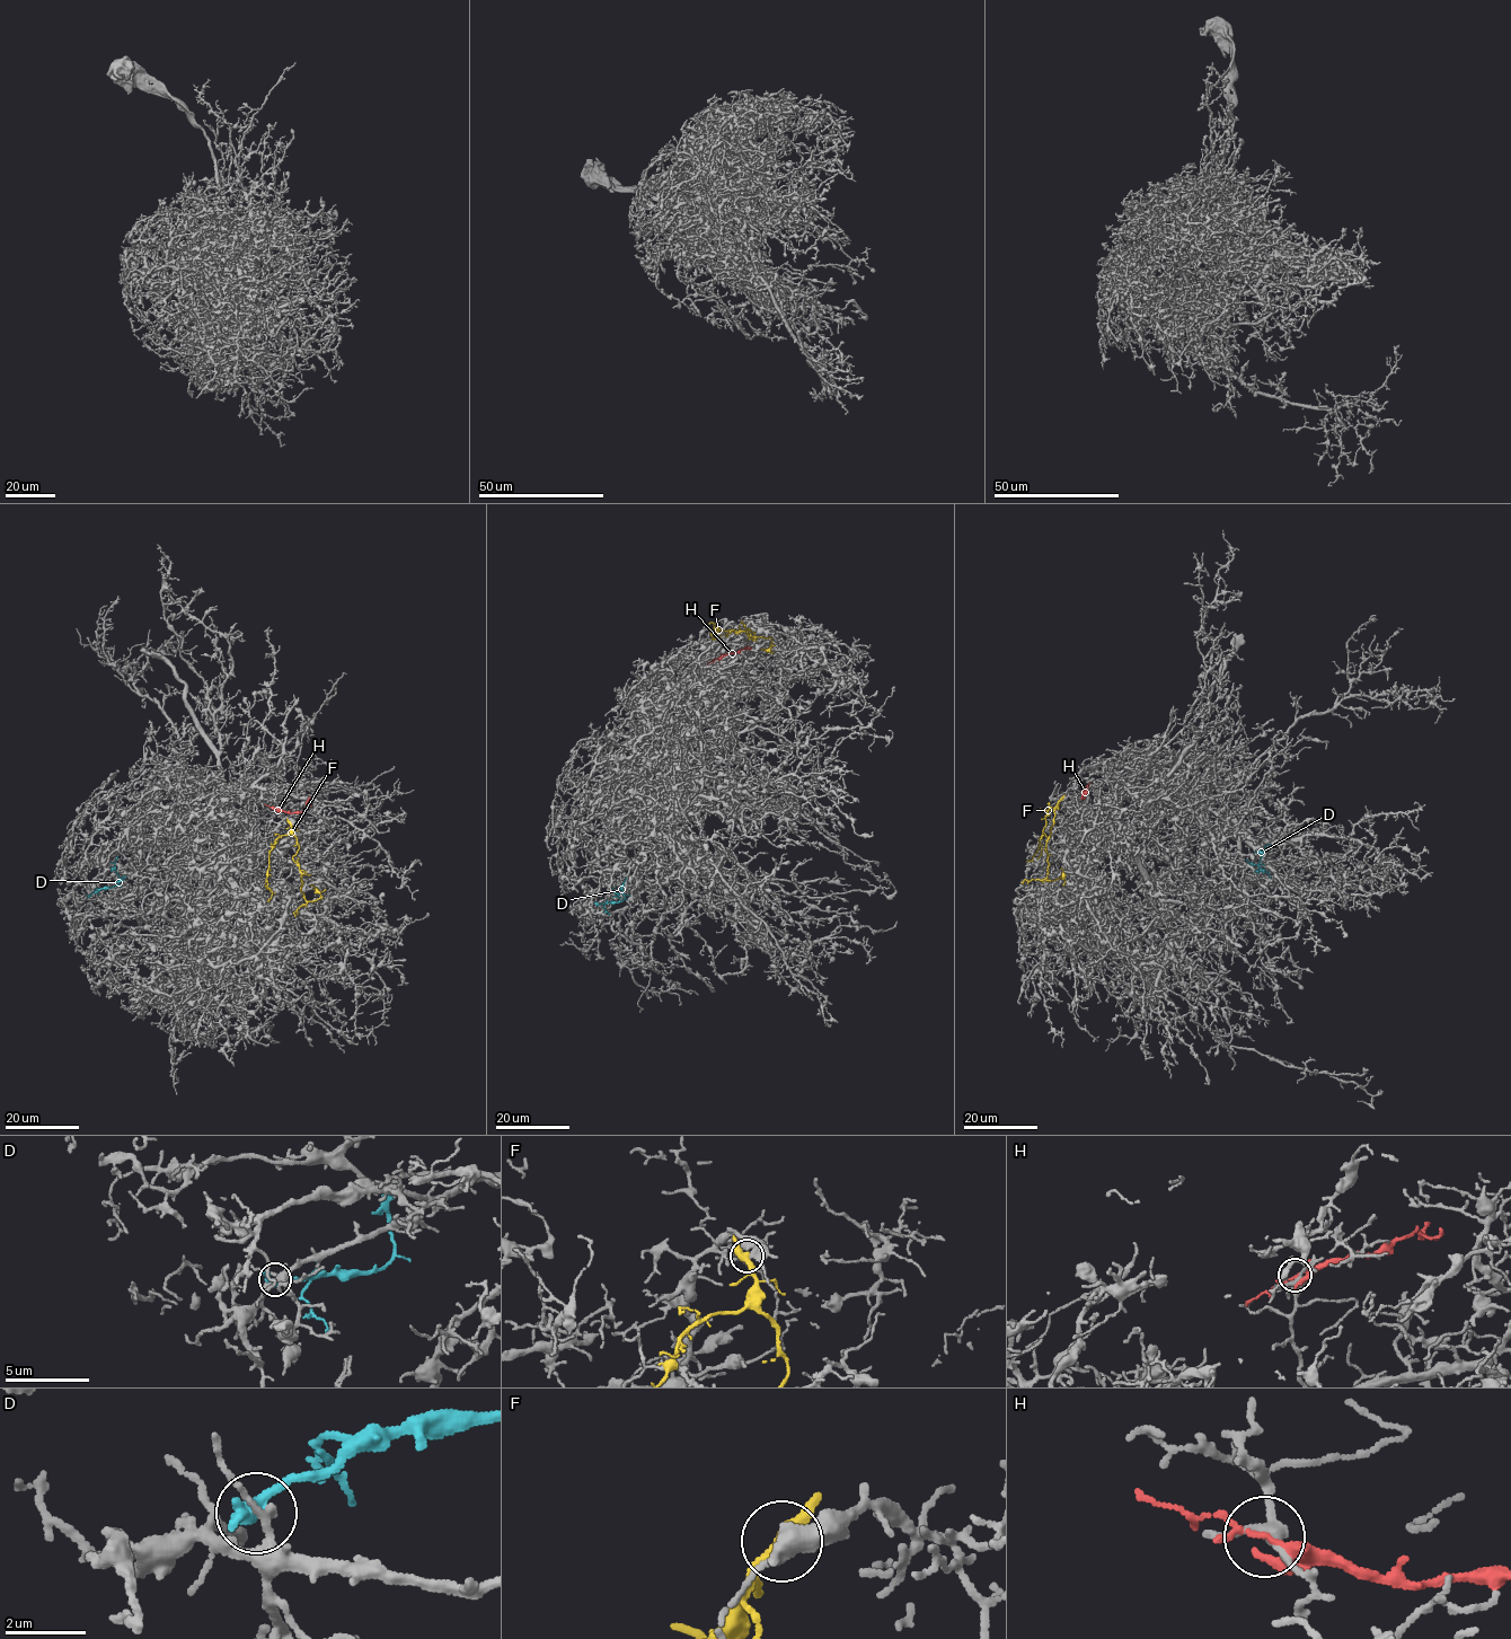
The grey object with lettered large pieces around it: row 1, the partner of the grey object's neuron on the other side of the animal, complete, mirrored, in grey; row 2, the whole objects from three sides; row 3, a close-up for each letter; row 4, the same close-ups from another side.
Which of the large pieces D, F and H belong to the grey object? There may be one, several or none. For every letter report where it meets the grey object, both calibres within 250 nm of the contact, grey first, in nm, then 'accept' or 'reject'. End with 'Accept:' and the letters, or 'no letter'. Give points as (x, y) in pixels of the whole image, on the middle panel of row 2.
D: meets grey at (598, 904); 190 nm thick on the grey side, 460 nm on the other; reject
F: meets grey at (729, 634); 320 nm thick on the grey side, 300 nm on the other; reject
H: meets grey at (718, 658); 260 nm thick on the grey side, 160 nm on the other; reject
Accept: no letter

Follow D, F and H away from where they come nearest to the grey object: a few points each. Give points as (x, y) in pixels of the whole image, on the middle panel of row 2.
D: (597, 904), (620, 901), (623, 891), (617, 893), (618, 898)
F: (729, 633), (743, 631), (753, 641), (771, 640), (770, 648), (761, 648)
H: (718, 658), (751, 648)

